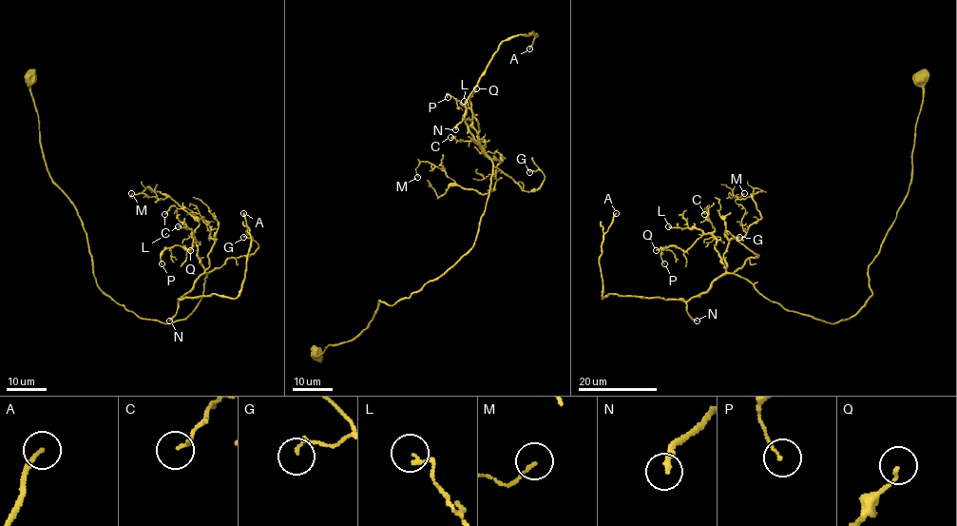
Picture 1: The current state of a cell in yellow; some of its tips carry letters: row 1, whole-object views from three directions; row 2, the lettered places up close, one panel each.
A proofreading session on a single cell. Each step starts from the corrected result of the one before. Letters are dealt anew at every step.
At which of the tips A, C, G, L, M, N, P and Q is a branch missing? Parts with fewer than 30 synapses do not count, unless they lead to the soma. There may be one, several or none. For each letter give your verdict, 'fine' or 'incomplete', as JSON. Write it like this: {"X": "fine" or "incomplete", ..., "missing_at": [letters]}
{"A": "incomplete", "C": "fine", "G": "fine", "L": "fine", "M": "fine", "N": "incomplete", "P": "fine", "Q": "fine", "missing_at": ["A", "N"]}

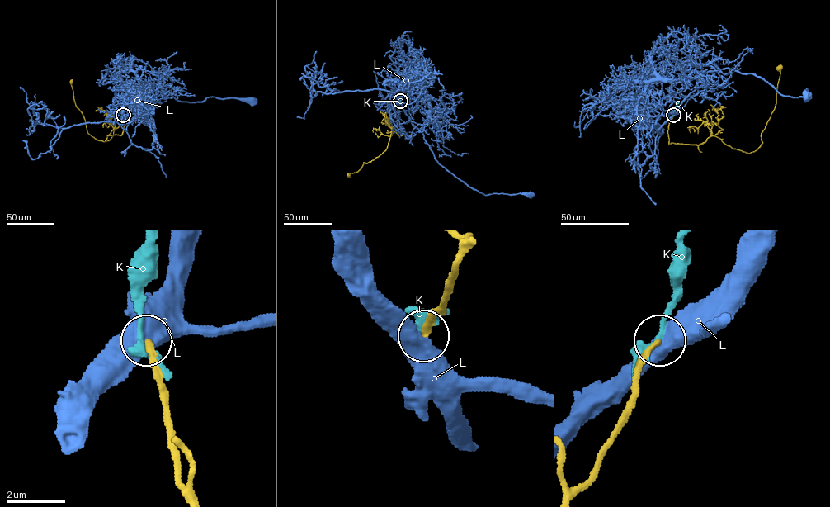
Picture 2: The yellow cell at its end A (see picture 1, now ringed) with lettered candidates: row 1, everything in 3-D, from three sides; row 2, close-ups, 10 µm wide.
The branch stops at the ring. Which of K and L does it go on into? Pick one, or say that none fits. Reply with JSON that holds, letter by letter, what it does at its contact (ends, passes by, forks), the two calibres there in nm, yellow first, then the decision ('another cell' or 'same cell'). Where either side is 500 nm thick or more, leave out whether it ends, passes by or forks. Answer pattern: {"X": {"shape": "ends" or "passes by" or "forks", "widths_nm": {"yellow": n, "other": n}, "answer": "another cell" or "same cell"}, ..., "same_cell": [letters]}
{"K": {"shape": "ends", "widths_nm": {"yellow": 280, "other": 440}, "answer": "another cell"}, "L": {"widths_nm": {"yellow": 200, "other": 500}, "answer": "another cell"}, "same_cell": []}

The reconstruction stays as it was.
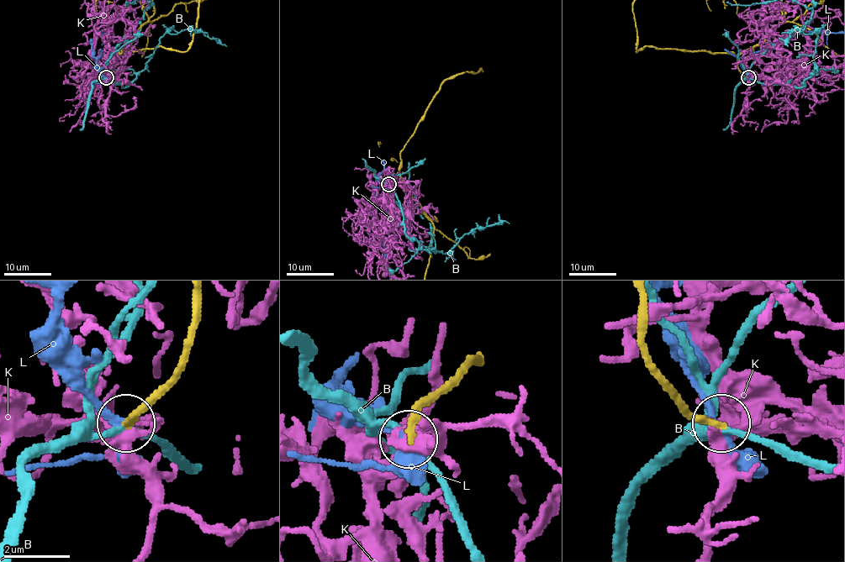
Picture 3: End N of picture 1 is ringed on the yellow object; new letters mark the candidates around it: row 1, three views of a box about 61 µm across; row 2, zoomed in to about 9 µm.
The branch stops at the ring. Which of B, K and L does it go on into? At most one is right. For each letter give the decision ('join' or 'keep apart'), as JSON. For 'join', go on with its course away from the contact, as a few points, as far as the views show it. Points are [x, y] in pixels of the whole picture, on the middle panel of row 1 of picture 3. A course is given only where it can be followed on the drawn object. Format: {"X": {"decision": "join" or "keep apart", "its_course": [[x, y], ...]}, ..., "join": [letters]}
{"B": {"decision": "keep apart"}, "K": {"decision": "keep apart"}, "L": {"decision": "keep apart"}, "join": []}

